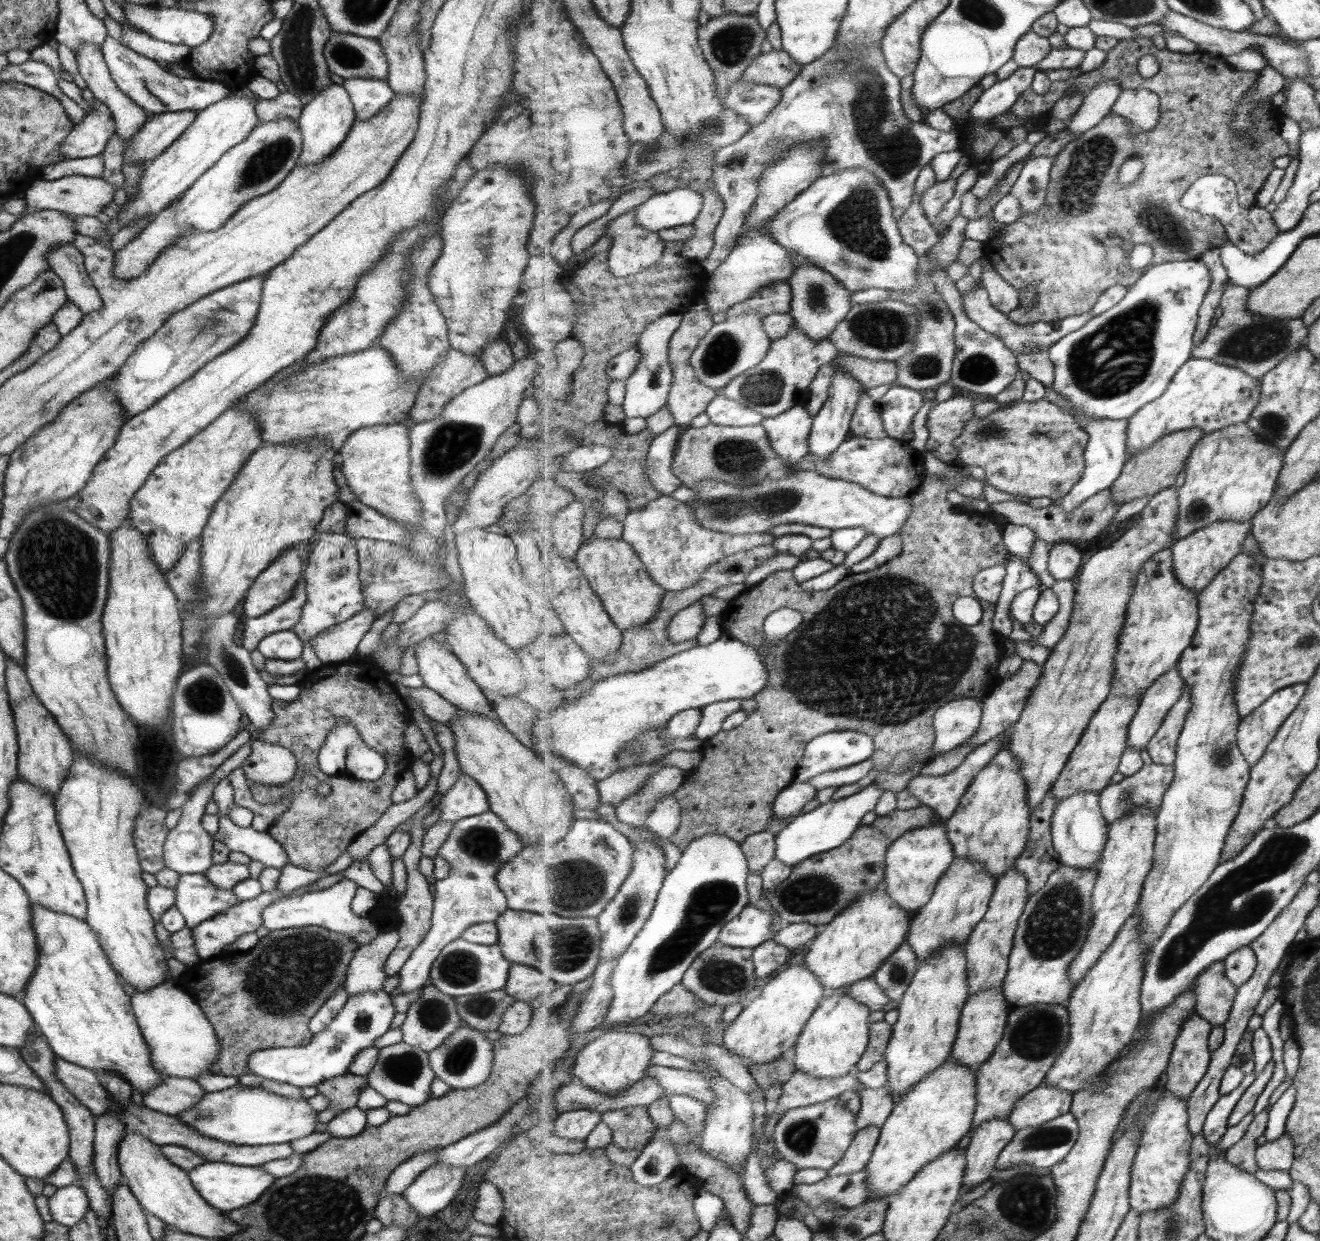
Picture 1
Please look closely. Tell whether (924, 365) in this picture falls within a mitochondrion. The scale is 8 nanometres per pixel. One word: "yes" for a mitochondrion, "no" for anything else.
yes

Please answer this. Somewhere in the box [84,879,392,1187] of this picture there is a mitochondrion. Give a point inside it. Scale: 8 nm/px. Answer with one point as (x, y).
(287, 974)

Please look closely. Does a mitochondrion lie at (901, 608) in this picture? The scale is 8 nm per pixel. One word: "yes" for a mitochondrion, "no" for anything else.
yes

